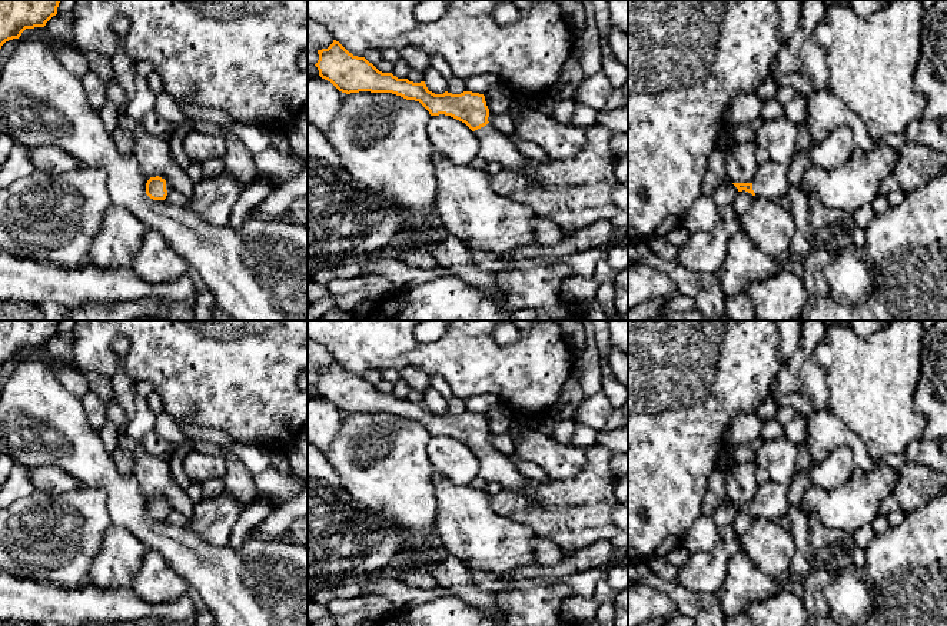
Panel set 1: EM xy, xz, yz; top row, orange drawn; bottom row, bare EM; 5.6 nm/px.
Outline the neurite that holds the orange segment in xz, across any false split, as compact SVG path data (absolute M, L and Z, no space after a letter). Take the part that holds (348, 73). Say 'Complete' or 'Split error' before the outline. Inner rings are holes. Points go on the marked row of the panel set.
Split error. M339 41L318 50L315 64L319 76L330 81L339 91L350 94L359 91L392 93L406 100L419 101L431 116L451 116L465 123L479 141L478 157L496 162L505 170L526 172L528 162L515 147L515 140L502 134L488 121L489 109L485 96L472 91L435 94L425 81L413 83L398 79L392 73L379 71L365 57L349 53Z

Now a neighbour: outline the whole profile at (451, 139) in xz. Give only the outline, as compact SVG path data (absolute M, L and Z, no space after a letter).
M431 116L428 139L433 153L455 164L469 164L478 156L479 141L475 133L451 116Z

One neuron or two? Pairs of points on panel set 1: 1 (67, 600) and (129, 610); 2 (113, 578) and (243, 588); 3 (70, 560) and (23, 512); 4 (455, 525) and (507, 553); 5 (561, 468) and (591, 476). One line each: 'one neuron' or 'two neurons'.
1: one neuron
2: two neurons
3: one neuron
4: one neuron
5: two neurons

